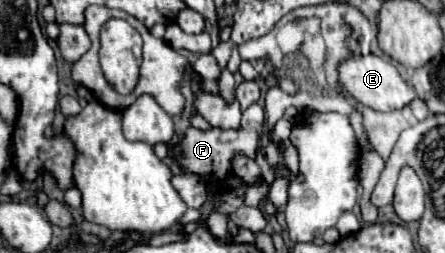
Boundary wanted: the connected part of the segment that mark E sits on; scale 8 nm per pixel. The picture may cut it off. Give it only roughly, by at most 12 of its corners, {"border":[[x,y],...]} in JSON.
{"border":[[383,58],[339,66],[343,88],[361,104],[391,112],[415,92]]}

